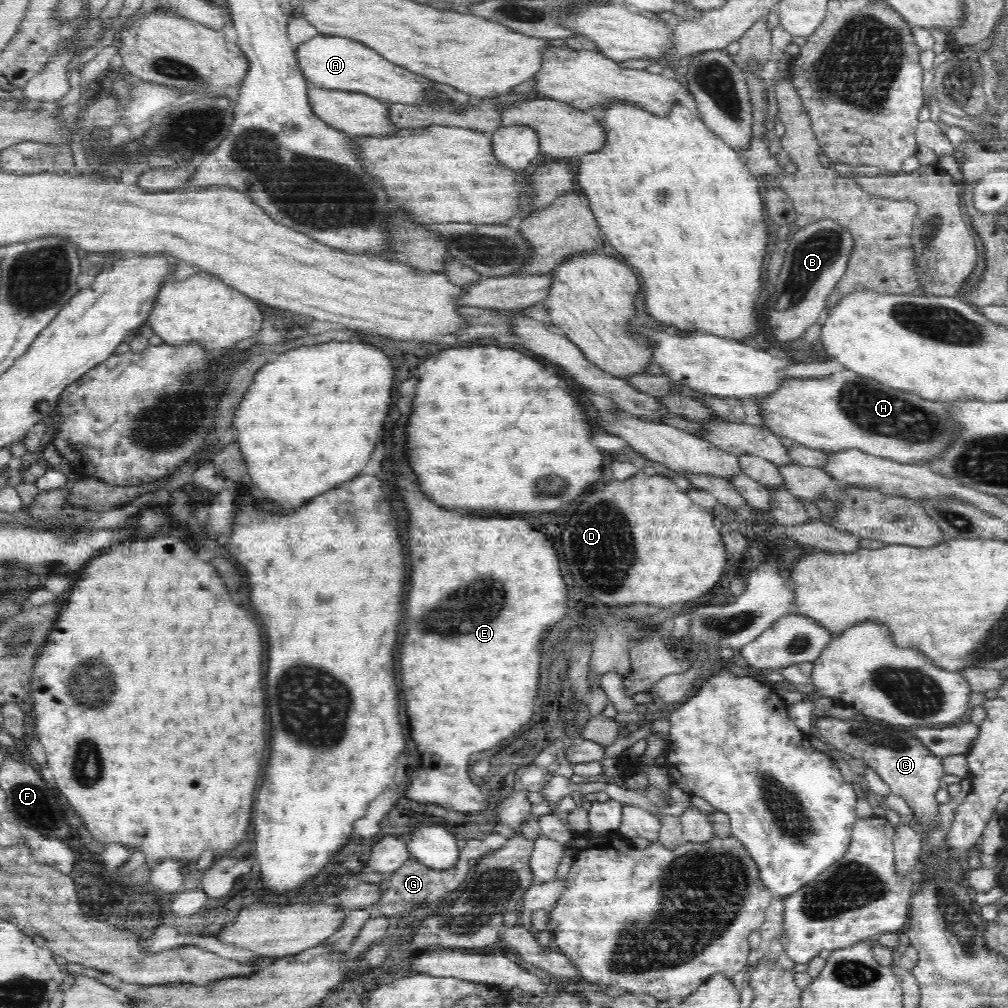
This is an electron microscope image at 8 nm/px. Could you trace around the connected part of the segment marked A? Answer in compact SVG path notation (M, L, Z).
M318 35L296 50L296 62L306 80L312 85L330 90L347 90L364 93L372 98L386 98L392 103L414 106L426 104L428 92L436 92L436 82L414 74L406 67L396 66L364 43L342 35Z

